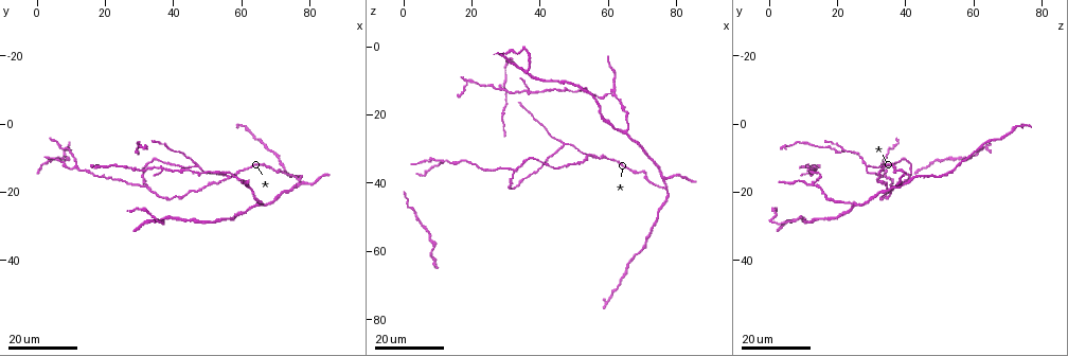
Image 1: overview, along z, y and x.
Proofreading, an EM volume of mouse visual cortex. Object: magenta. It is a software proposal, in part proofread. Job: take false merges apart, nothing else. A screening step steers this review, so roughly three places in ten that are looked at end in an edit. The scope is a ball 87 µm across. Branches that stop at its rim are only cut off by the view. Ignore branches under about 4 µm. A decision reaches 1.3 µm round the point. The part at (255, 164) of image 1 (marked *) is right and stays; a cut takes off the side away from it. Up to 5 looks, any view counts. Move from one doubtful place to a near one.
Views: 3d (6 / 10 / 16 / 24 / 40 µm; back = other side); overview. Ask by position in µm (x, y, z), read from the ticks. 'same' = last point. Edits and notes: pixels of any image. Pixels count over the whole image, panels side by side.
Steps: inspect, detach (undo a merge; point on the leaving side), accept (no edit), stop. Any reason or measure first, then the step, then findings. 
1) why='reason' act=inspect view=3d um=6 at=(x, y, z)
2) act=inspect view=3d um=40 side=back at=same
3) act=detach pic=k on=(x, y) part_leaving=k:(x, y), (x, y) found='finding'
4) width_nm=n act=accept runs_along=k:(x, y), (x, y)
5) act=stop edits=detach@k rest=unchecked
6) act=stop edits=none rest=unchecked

why='two arms in line, one across' act=inspect view=3d um=16 at=(56.5, 15.0, 32.0)

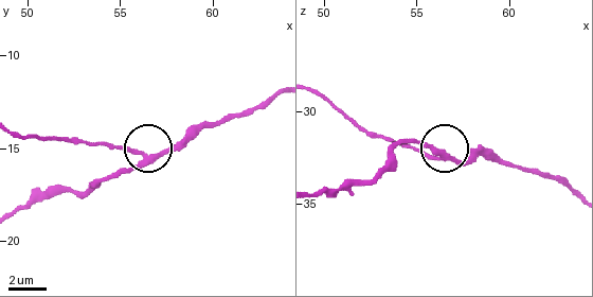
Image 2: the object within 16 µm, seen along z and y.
act=inspect view=3d um=10 at=(55.8, 15.2, 32.5)

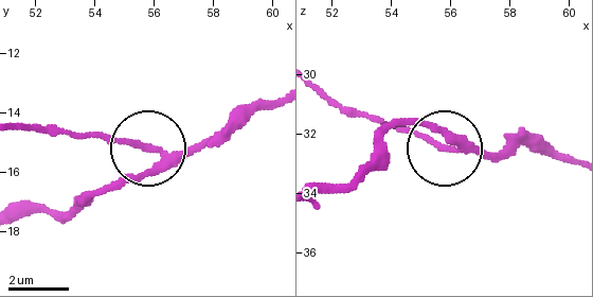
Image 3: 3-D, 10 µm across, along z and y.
side_arm_um=43 arms=3 act=detach pic=3 on=(120, 139) found='two cells meet here'

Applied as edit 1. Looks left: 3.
why='side arm on a straight run' act=inspect view=3d um=16 at=(61.5, 17.0, 12.5)

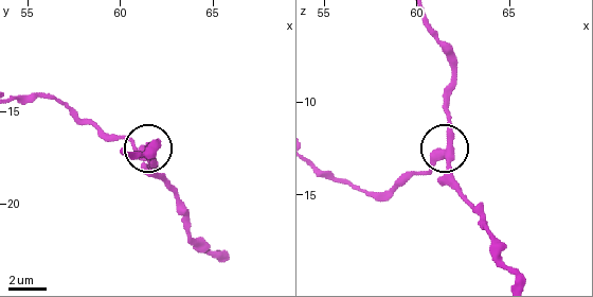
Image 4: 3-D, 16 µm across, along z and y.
act=inspect view=3d um=6 at=same

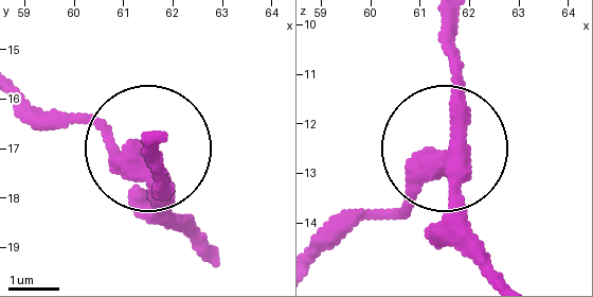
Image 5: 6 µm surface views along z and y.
side_arm_um=11 arms=3 act=accept found='one cell here'

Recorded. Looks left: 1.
act=stop edits=detach@3 rest=unchecked

